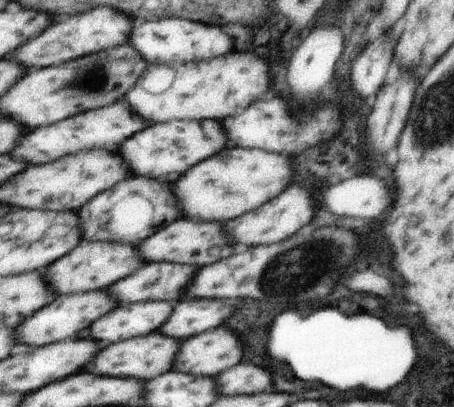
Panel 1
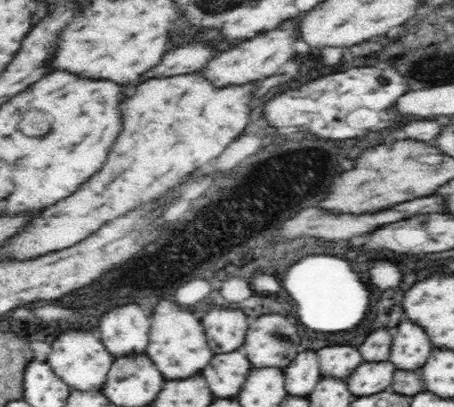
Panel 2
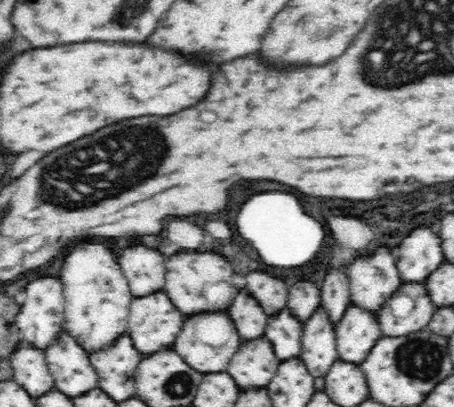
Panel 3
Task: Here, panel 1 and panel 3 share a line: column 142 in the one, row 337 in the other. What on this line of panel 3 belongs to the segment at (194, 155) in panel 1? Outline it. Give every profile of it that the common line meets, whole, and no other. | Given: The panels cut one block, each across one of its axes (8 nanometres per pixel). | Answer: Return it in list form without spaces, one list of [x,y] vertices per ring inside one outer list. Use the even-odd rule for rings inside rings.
[[[154,292],[132,300],[128,330],[132,332],[132,340],[136,340],[136,348],[152,354],[156,348],[176,342],[176,334],[184,322],[186,316],[170,302],[168,294]]]

